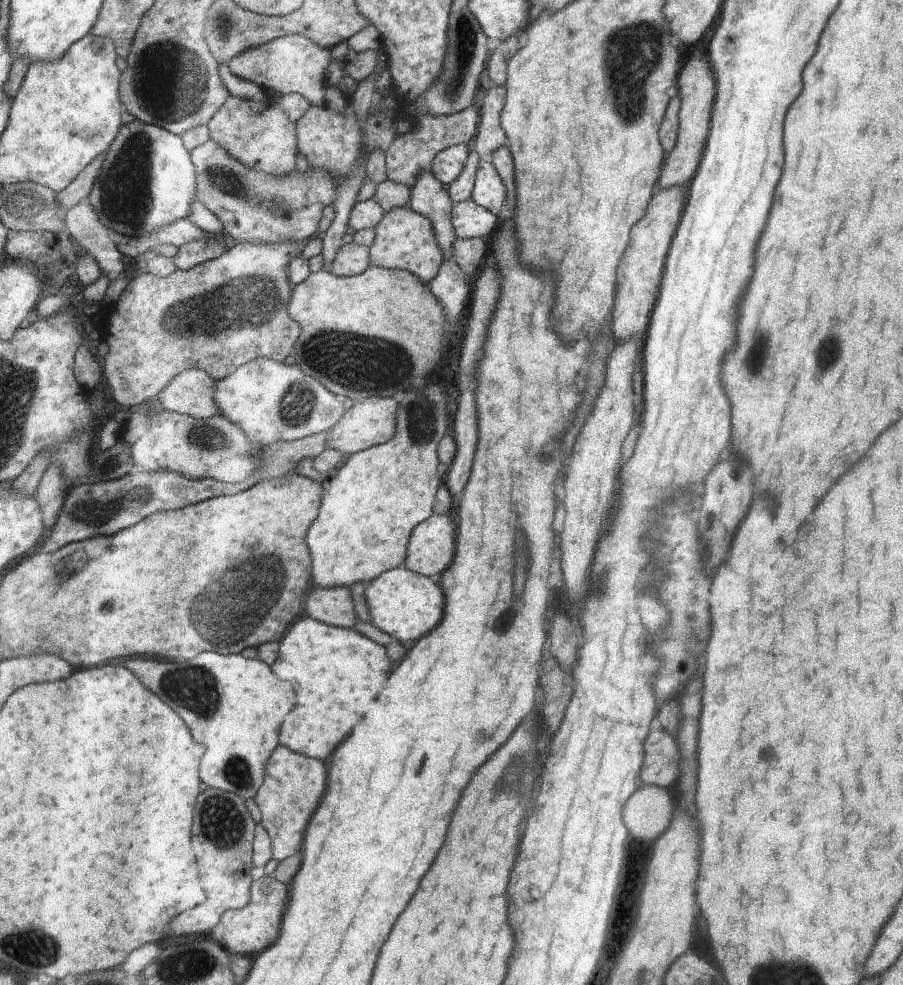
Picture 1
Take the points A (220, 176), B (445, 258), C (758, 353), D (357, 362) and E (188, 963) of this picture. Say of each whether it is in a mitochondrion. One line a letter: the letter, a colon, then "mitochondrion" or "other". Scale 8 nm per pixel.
A: mitochondrion
B: other
C: mitochondrion
D: mitochondrion
E: mitochondrion

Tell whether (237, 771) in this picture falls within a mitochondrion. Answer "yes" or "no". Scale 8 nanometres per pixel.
yes

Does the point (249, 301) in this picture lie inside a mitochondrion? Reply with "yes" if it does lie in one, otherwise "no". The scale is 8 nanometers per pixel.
yes

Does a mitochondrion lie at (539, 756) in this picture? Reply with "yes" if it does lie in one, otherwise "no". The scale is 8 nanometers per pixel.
no

